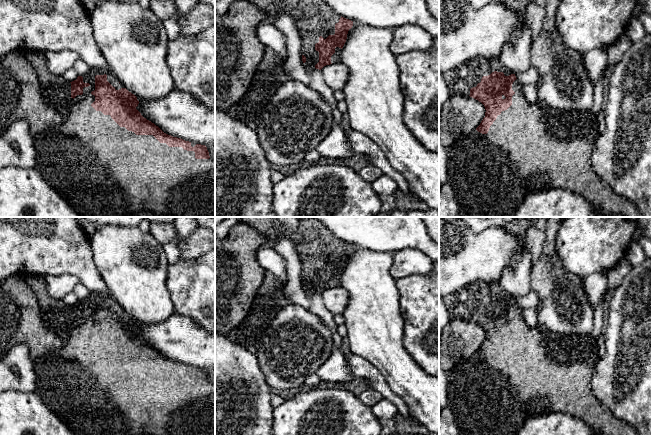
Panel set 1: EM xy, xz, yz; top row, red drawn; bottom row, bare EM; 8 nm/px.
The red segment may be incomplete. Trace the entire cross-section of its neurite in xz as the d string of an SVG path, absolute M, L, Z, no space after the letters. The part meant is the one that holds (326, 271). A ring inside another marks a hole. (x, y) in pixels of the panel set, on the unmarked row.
M241 217L245 223L258 231L258 233L271 237L277 232L286 235L298 251L301 262L301 278L304 291L321 294L324 290L340 286L342 272L346 266L348 255L353 245L337 239L324 225L313 217L299 219L295 231L286 229L275 217Z

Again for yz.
M474 282L455 293L444 296L443 298L451 318L470 320L481 326L486 334L485 341L475 354L466 360L461 360L446 372L448 406L453 411L455 423L460 435L517 435L524 423L531 417L553 412L563 412L580 419L593 430L594 435L639 435L633 426L616 418L609 408L601 403L592 393L591 379L593 371L596 364L601 359L596 340L592 335L567 335L557 332L550 332L544 335L538 329L530 327L526 323L525 319L523 318L523 309L521 306L517 304L515 298L505 291L498 282Z

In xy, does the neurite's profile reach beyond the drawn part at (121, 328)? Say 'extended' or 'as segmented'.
extended

